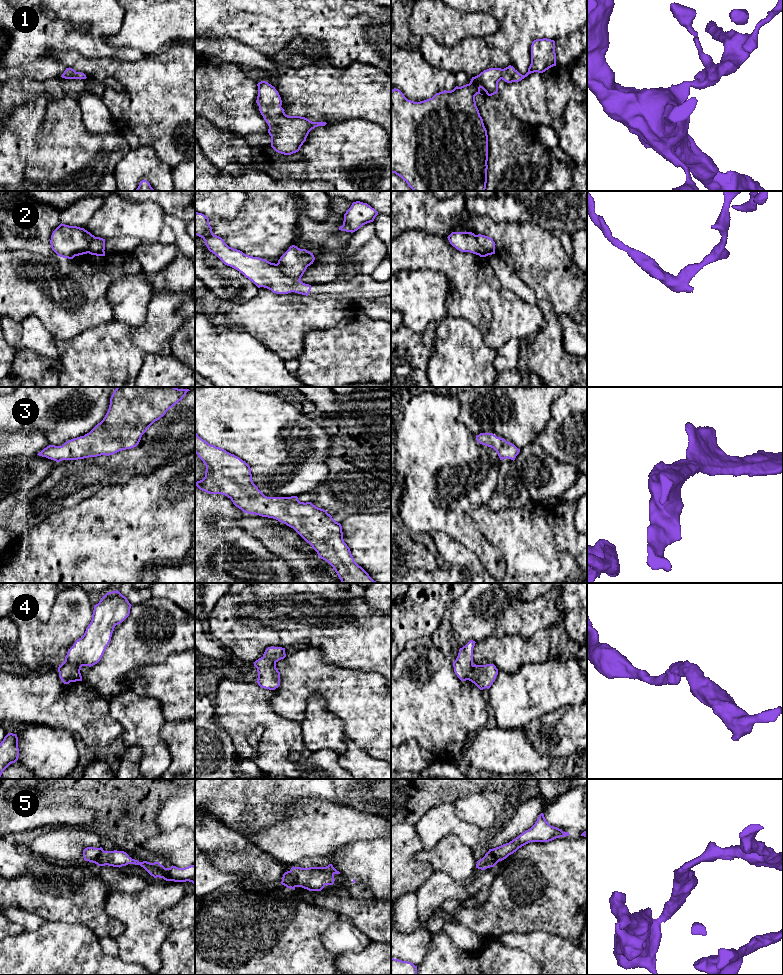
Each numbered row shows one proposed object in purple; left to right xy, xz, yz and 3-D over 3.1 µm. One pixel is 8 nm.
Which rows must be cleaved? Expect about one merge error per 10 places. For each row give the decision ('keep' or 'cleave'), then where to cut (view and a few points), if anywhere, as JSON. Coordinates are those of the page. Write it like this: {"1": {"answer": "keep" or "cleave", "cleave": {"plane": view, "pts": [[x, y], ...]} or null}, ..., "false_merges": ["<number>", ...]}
{"1": {"answer": "keep", "cleave": null}, "2": {"answer": "keep", "cleave": null}, "3": {"answer": "keep", "cleave": null}, "4": {"answer": "keep", "cleave": null}, "5": {"answer": "keep", "cleave": null}, "false_merges": []}

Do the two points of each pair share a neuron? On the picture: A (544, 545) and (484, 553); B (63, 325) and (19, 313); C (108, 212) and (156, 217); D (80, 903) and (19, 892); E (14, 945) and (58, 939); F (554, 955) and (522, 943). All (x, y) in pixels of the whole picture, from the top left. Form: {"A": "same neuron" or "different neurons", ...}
{"A": "different neurons", "B": "same neuron", "C": "same neuron", "D": "same neuron", "E": "same neuron", "F": "same neuron"}

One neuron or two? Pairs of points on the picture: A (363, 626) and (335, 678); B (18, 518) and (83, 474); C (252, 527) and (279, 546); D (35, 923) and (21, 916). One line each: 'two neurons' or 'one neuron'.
A: two neurons
B: one neuron
C: one neuron
D: one neuron

